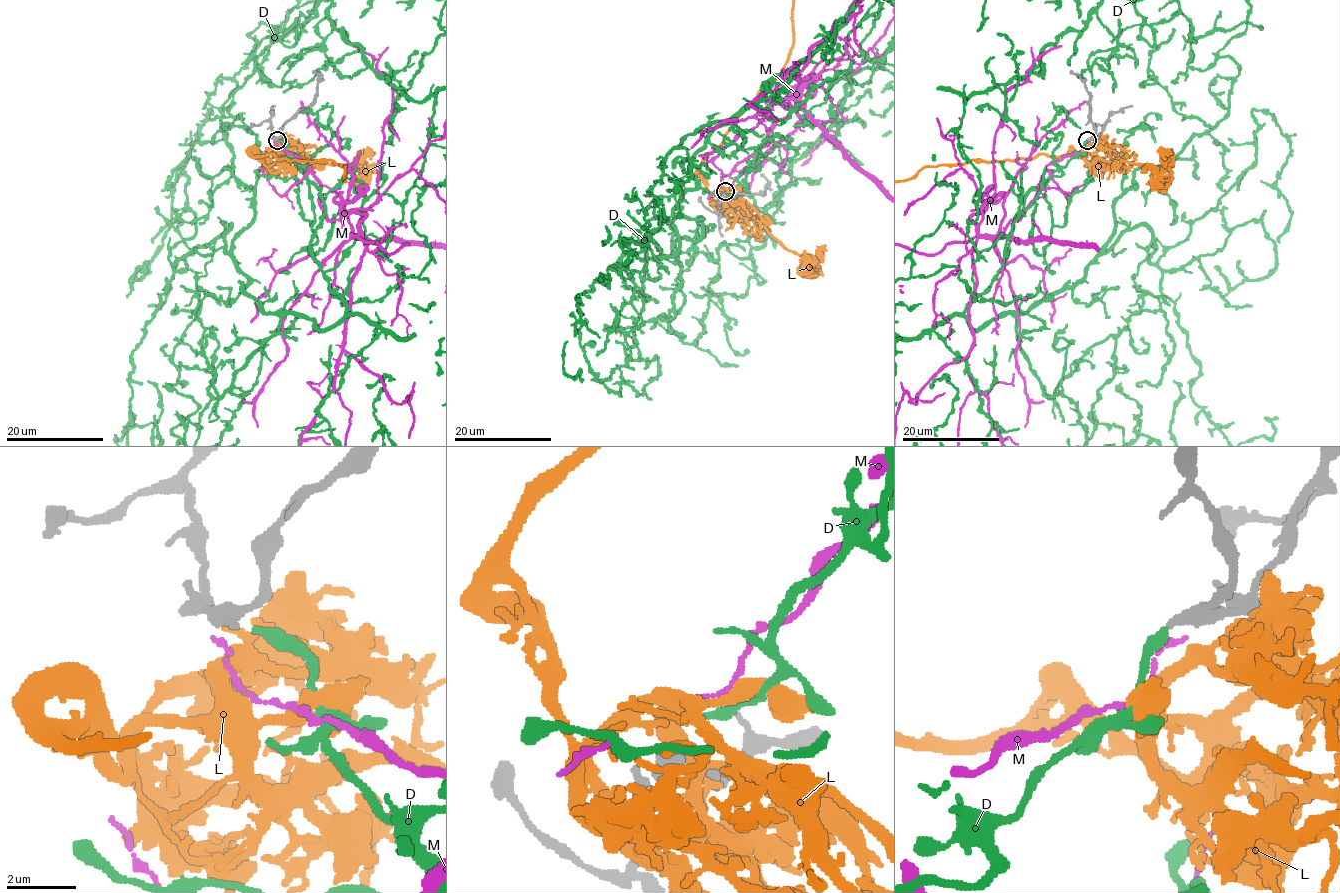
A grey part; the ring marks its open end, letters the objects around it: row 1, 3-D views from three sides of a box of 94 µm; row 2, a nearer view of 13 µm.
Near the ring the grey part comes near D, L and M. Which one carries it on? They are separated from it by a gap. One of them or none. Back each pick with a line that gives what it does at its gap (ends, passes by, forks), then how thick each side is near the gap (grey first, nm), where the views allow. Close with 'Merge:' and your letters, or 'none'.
D: it ends; calibres 320 and 280 nm
Merge: D

